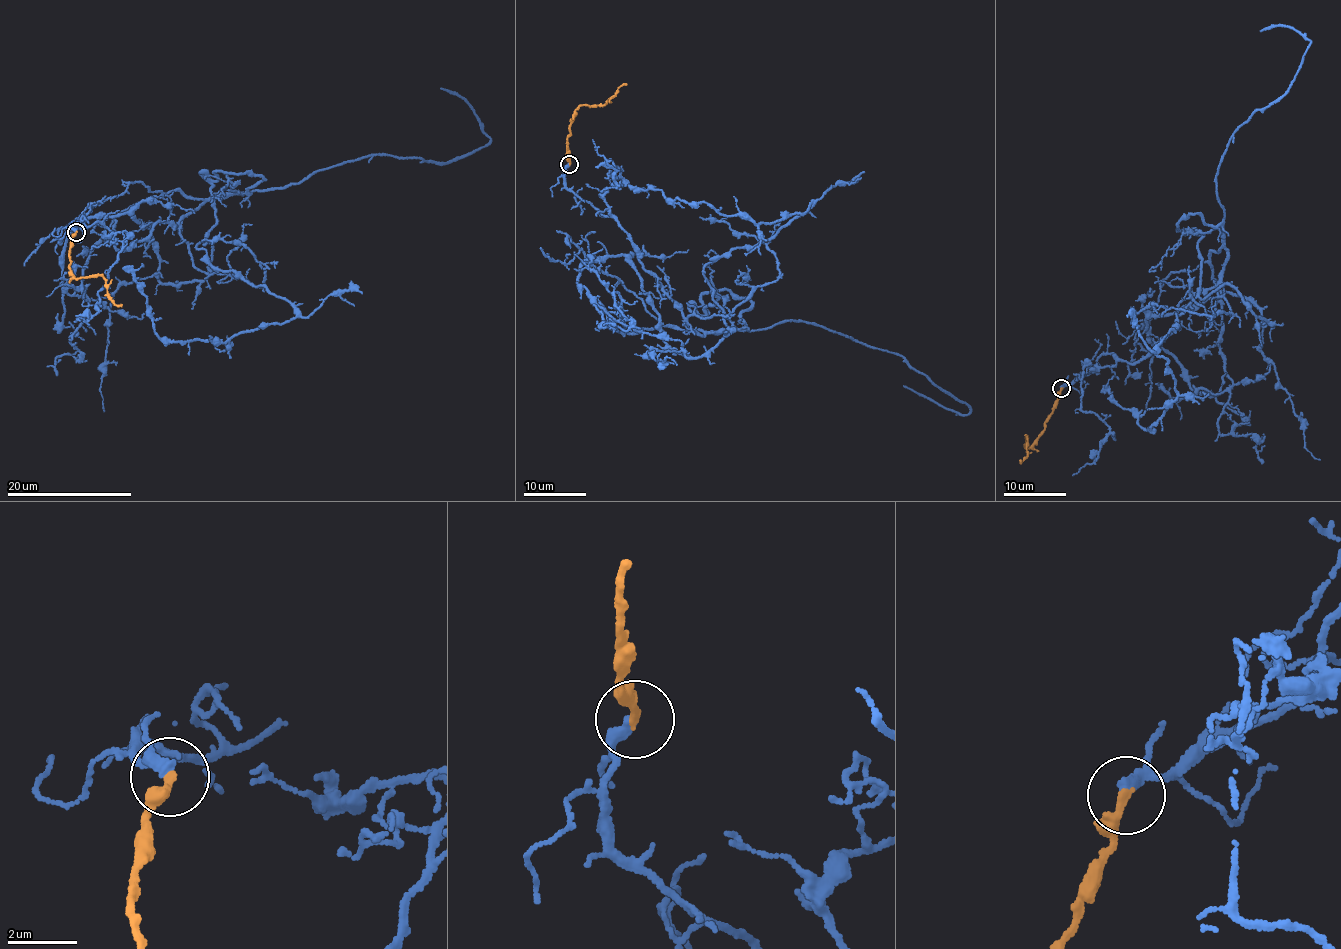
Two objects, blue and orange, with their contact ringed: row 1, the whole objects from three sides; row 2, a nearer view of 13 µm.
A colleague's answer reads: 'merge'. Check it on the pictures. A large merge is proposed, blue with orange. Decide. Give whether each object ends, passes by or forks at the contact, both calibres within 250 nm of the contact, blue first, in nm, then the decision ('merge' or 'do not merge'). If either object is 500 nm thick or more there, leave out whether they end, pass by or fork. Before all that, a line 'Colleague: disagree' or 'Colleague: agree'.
Colleague: disagree
blue ends; orange ends; calibres 360 and 280 nm; do not merge

